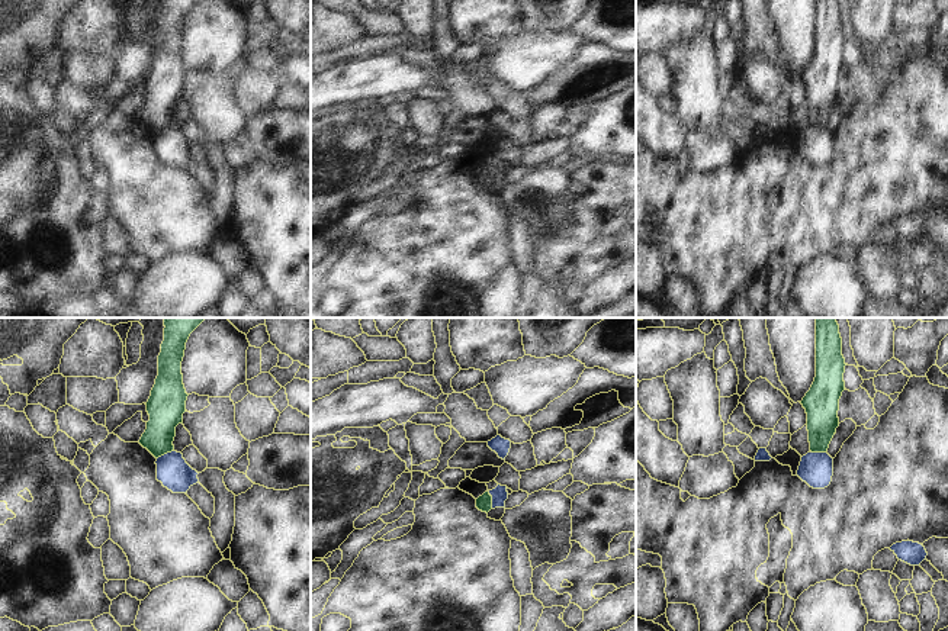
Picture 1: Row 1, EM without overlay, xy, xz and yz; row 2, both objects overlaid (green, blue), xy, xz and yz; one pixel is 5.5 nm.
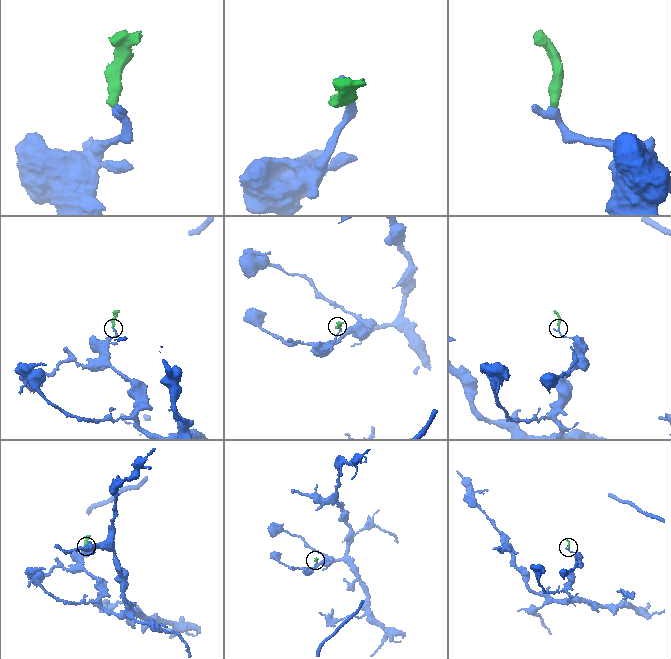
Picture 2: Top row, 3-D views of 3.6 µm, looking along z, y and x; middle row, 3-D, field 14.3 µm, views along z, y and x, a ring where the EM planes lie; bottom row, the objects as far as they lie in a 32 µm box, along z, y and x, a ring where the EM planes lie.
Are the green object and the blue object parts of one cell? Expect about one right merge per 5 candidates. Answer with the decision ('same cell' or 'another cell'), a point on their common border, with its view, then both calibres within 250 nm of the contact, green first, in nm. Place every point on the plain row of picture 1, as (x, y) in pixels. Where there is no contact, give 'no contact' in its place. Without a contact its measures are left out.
another cell; contact xz (491, 174); calibres 90 and 90 nm

